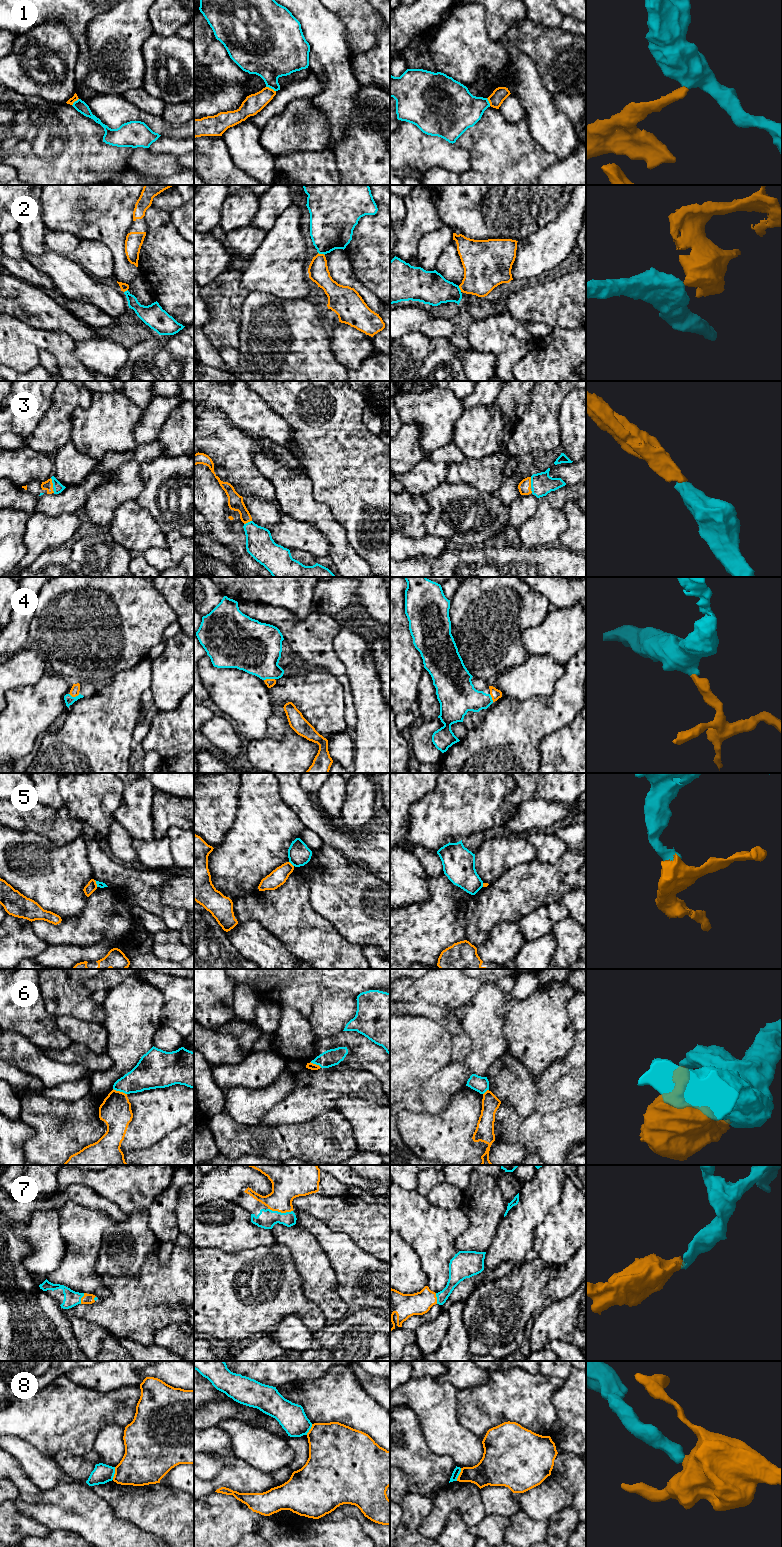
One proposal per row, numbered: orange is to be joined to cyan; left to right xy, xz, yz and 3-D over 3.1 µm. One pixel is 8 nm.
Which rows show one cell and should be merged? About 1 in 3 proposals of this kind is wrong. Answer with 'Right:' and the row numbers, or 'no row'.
Right: 3, 4, 7

